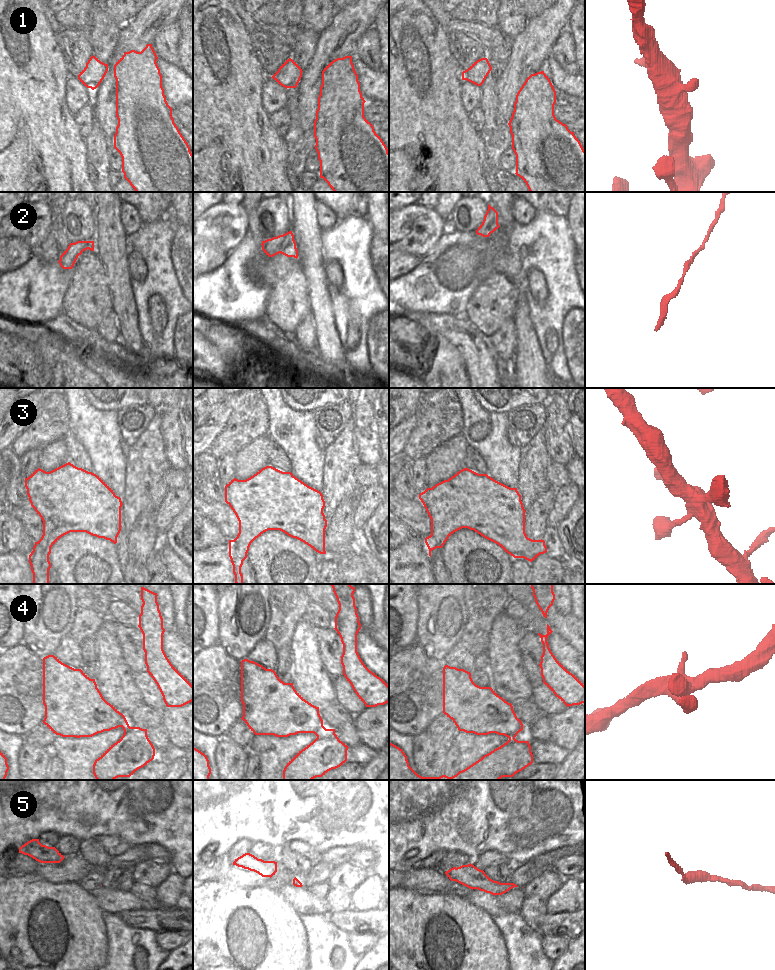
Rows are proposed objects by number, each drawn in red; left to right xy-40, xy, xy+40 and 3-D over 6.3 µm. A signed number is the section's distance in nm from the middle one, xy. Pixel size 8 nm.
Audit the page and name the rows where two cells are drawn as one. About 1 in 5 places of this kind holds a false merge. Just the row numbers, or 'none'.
none

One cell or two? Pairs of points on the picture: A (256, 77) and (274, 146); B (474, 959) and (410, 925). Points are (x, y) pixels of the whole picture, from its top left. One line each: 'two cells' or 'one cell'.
A: one cell
B: one cell

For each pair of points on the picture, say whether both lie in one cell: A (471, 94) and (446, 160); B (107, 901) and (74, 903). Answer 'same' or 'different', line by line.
A: different
B: different

